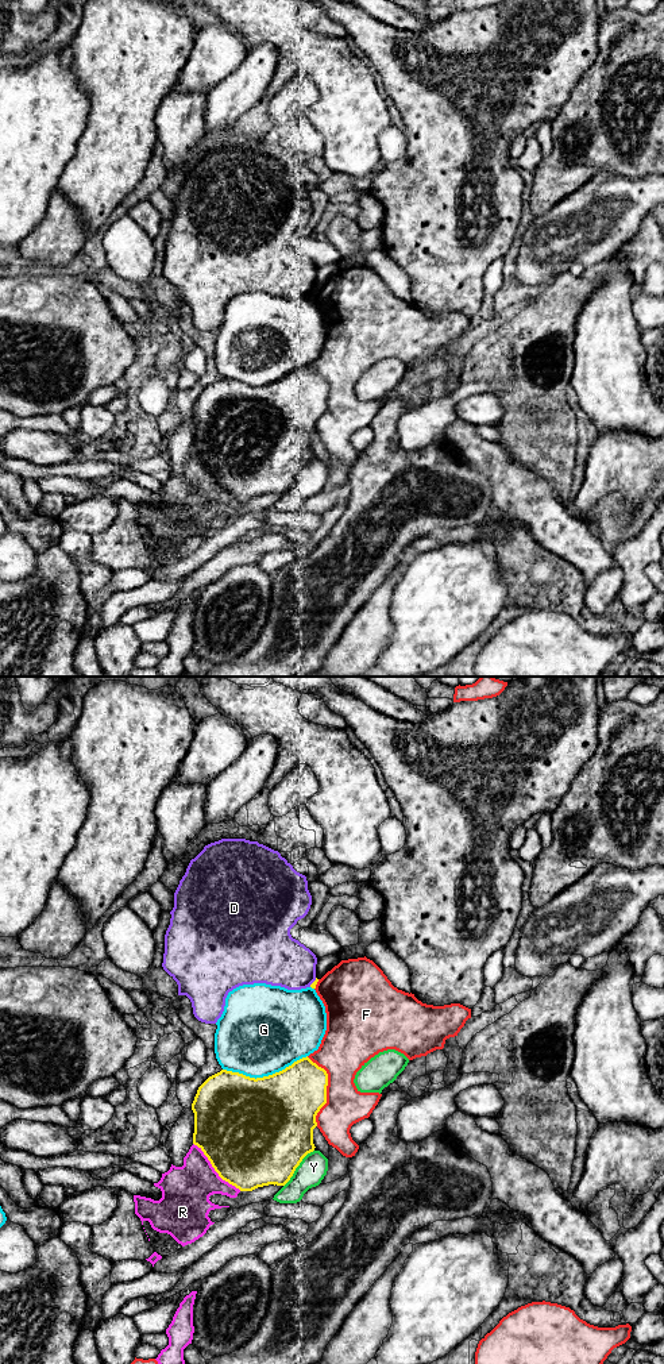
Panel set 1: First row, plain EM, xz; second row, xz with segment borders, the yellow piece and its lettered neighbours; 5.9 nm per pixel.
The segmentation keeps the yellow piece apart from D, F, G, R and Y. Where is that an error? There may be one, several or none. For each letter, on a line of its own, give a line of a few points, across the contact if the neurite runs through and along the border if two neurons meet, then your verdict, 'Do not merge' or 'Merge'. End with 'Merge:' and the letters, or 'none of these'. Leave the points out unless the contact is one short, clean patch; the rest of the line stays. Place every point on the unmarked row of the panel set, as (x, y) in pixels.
D: Do not merge
F: Do not merge
G: Do not merge
R: Do not merge
Y: Do not merge
Merge: none of these

